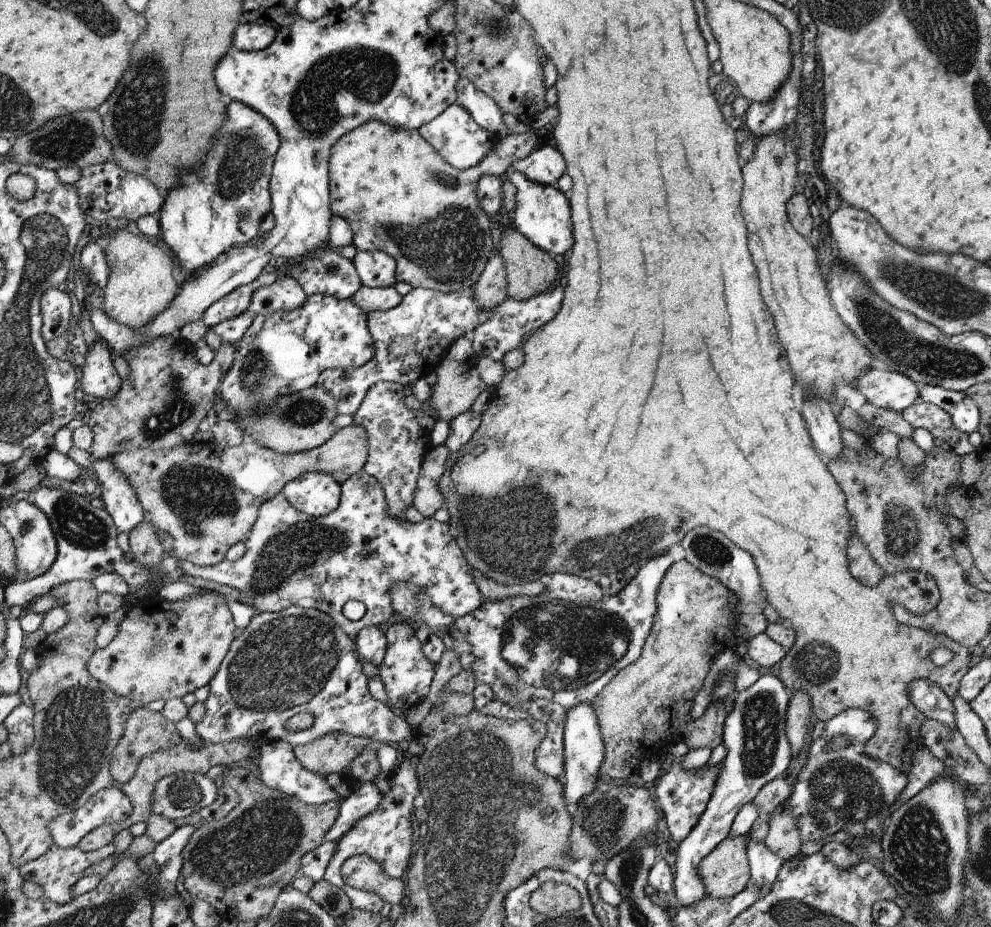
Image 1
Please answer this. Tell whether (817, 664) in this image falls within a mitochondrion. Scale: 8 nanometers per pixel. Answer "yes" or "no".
yes

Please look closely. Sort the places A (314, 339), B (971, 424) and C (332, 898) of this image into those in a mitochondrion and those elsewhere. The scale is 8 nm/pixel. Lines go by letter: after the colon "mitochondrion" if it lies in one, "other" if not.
A: other
B: other
C: mitochondrion

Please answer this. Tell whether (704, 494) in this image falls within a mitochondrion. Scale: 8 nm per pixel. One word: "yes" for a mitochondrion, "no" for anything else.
yes

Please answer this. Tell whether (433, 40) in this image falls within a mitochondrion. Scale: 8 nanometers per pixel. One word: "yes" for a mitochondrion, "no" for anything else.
no

